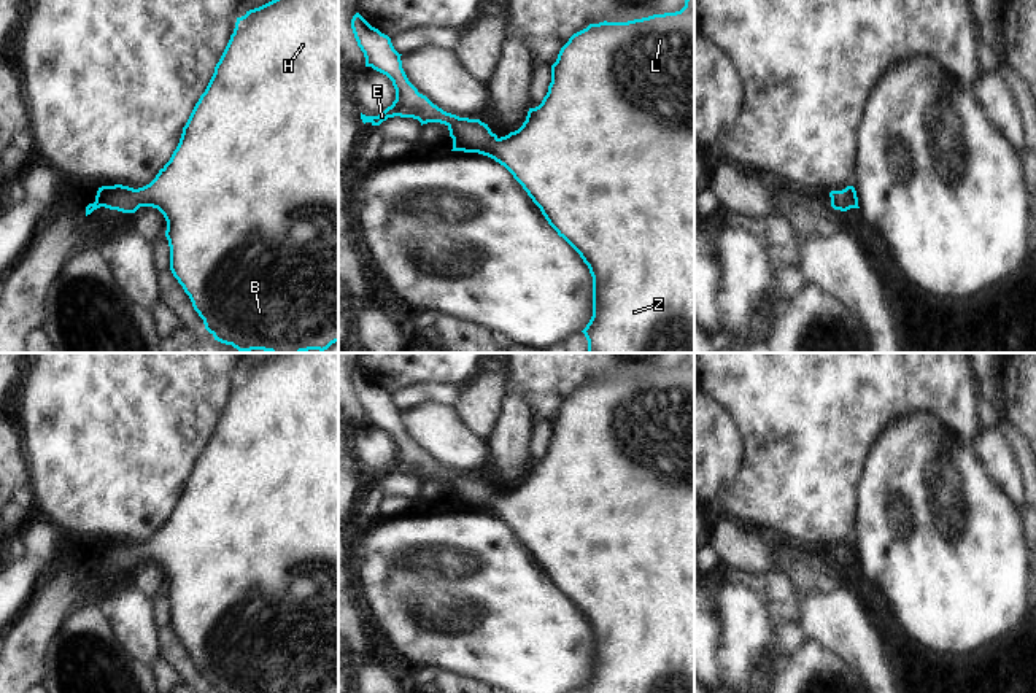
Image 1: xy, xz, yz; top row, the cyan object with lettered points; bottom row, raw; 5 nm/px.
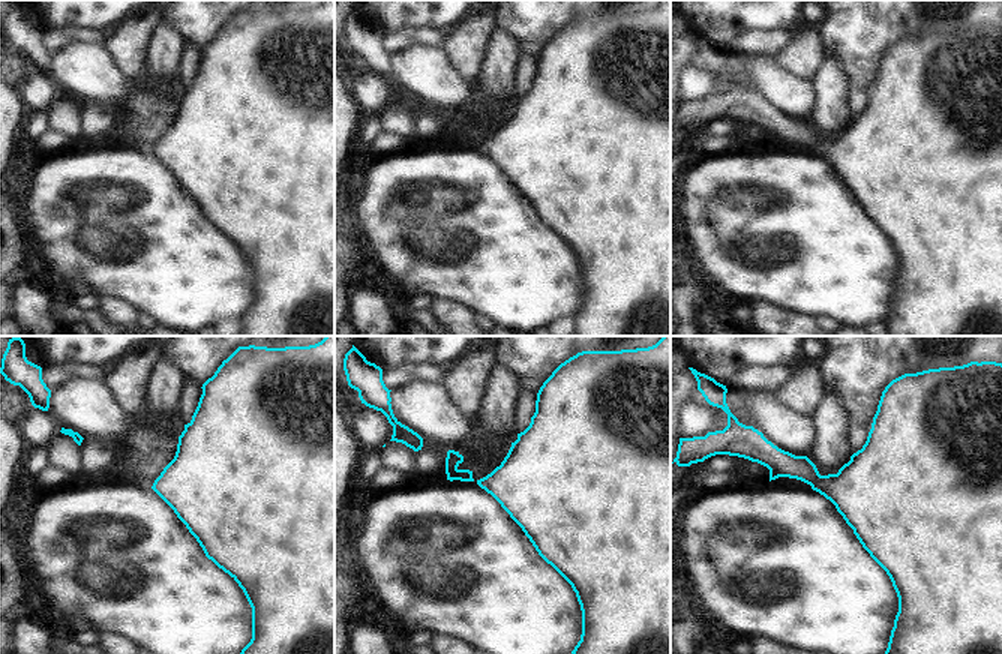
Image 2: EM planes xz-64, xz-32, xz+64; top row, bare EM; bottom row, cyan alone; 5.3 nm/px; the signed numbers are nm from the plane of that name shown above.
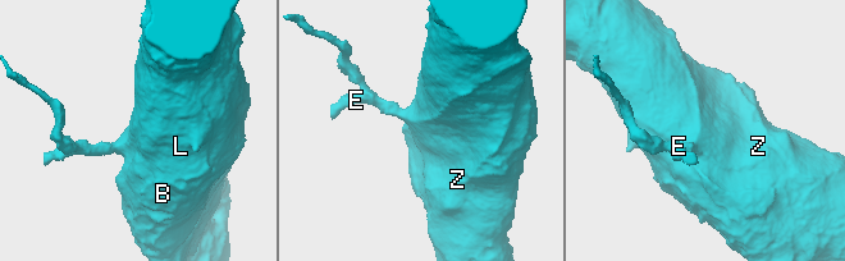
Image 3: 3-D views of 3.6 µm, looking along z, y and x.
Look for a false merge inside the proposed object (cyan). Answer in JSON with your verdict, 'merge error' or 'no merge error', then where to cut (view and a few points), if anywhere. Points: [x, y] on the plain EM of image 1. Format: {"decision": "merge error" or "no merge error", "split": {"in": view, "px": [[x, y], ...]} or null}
{"decision": "no merge error", "split": null}

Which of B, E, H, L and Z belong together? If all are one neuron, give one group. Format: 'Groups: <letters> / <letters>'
Groups: B E H L Z

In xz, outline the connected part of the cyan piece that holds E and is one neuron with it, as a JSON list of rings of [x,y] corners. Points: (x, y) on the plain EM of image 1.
[[[686,353],[685,362],[675,369],[653,370],[628,378],[599,378],[574,389],[561,404],[551,421],[551,439],[542,459],[529,464],[523,482],[505,493],[497,493],[488,480],[480,475],[459,474],[434,461],[408,437],[400,412],[391,394],[372,383],[359,369],[351,375],[351,385],[358,402],[364,408],[365,423],[386,431],[396,445],[396,456],[378,472],[361,469],[362,478],[380,482],[388,474],[413,474],[423,480],[445,480],[453,494],[451,507],[478,509],[504,521],[523,542],[532,558],[540,564],[548,580],[562,593],[583,615],[593,633],[593,672],[582,687],[585,693],[694,693],[694,353]]]

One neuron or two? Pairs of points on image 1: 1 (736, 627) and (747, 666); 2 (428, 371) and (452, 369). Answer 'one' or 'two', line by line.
1: one
2: one

